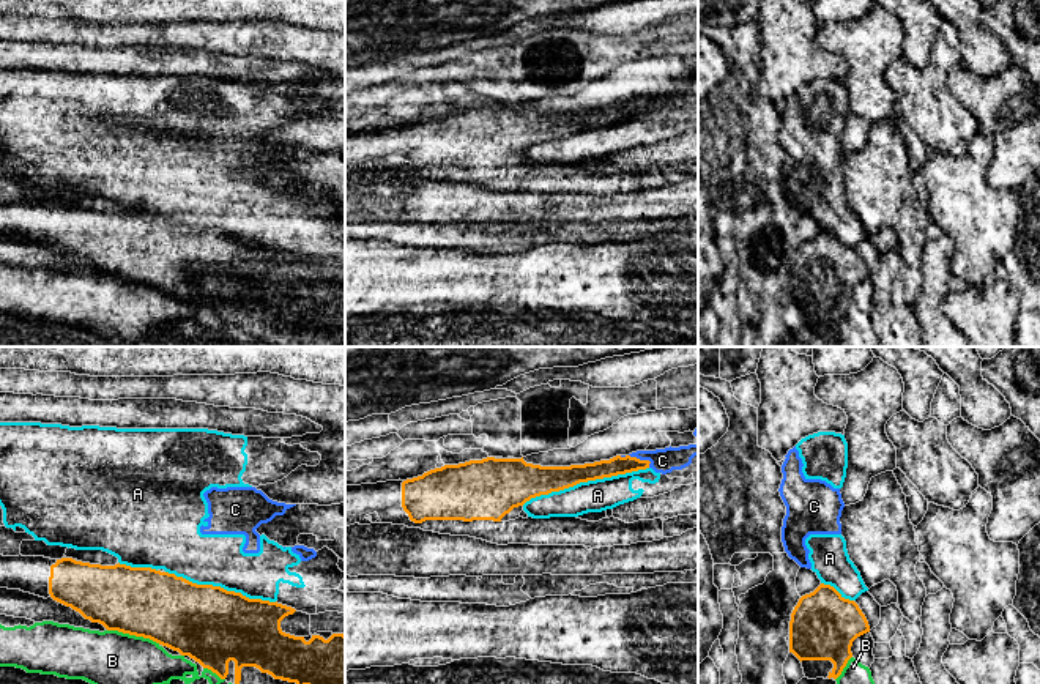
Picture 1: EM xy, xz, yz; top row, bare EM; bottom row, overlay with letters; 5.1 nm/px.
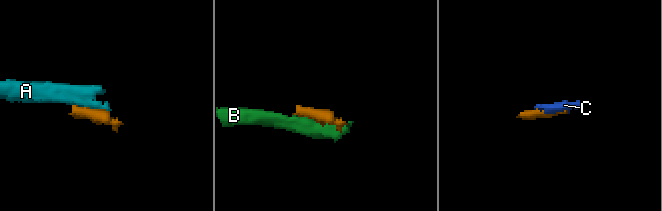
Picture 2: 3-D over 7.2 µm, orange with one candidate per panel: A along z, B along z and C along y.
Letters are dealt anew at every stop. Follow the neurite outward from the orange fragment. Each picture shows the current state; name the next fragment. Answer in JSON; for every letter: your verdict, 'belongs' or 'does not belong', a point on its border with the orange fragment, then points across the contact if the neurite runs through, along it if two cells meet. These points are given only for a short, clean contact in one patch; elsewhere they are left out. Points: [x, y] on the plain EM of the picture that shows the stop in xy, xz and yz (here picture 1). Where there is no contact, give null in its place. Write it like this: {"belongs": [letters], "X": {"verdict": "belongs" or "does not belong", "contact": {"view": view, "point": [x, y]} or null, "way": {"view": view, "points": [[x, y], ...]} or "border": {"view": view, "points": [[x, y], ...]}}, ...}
{"belongs": [], "A": {"verdict": "does not belong", "contact": {"view": "xz", "point": [585, 128]}}, "B": {"verdict": "does not belong", "contact": {"view": "xy", "point": [134, 281]}}, "C": {"verdict": "does not belong", "contact": {"view": "xz", "point": [642, 107]}, "border": {"view": "xz", "points": [[629, 101], [646, 106], [650, 114]]}}}

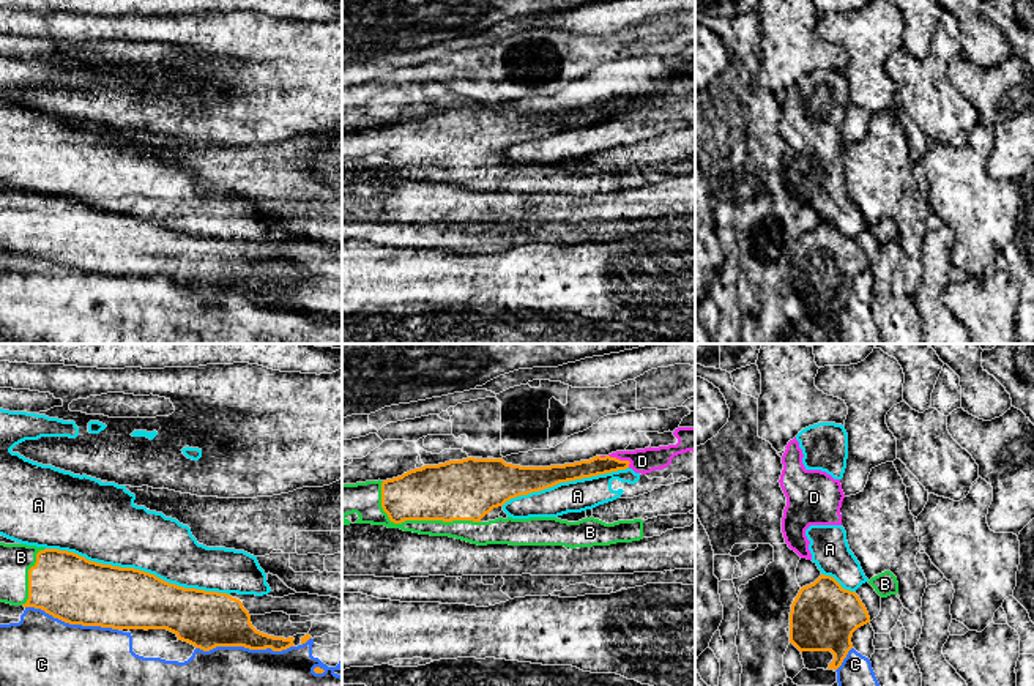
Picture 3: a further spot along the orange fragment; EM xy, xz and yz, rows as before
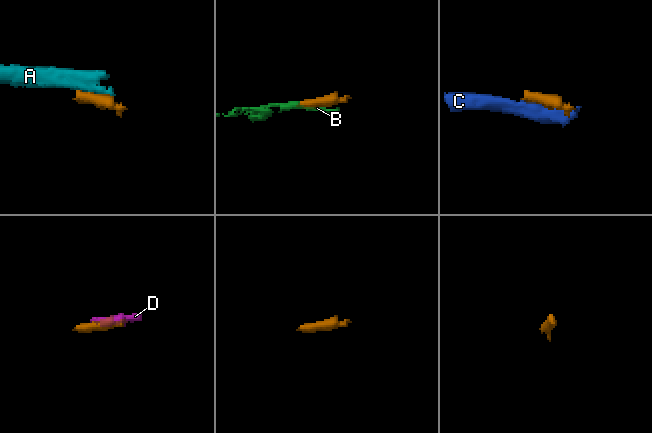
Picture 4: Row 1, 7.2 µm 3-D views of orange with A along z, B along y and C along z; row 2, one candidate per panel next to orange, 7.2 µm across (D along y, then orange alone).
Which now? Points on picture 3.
{"belongs": ["B"], "A": {"verdict": "does not belong", "contact": {"view": "xy", "point": [137, 216]}}, "B": {"verdict": "belongs", "contact": {"view": "xz", "point": [416, 166]}}, "C": {"verdict": "does not belong", "contact": {"view": "xy", "point": [245, 294]}}, "D": {"verdict": "does not belong", "contact": {"view": "xz", "point": [621, 108]}, "border": {"view": "xz", "points": [[609, 101], [626, 106], [629, 114]]}}}

